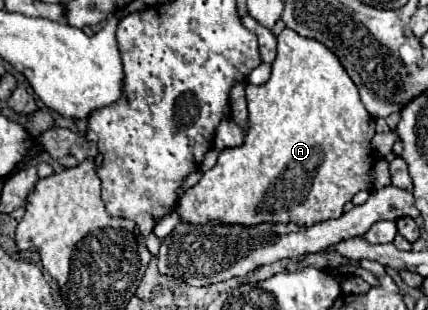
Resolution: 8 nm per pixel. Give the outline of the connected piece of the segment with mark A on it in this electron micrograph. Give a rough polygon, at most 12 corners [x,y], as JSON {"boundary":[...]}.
{"boundary":[[284,28],[184,222],[312,226],[372,188],[374,118]]}

